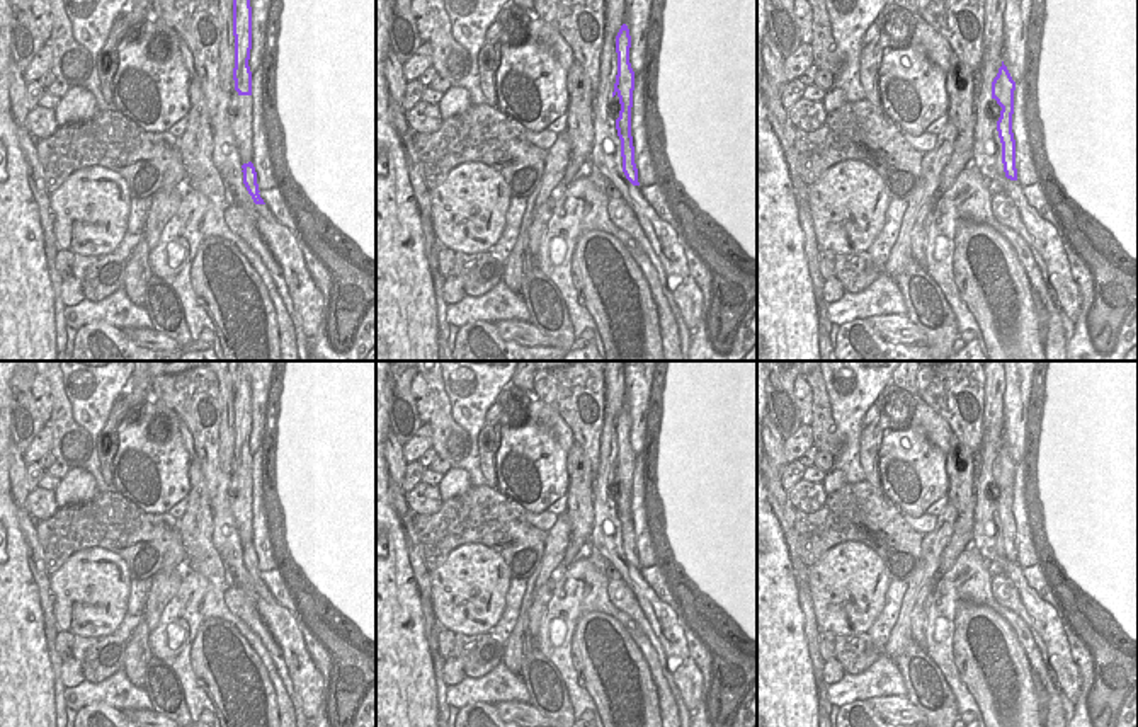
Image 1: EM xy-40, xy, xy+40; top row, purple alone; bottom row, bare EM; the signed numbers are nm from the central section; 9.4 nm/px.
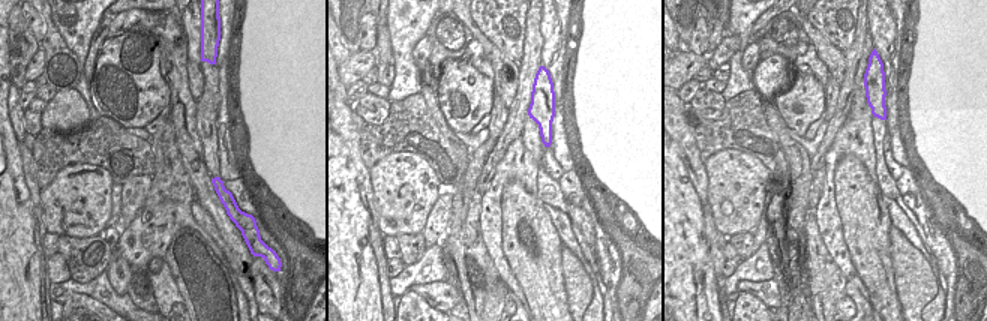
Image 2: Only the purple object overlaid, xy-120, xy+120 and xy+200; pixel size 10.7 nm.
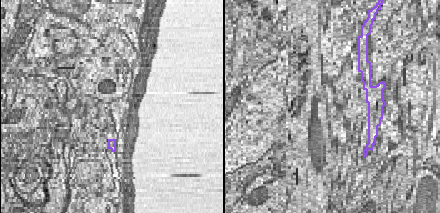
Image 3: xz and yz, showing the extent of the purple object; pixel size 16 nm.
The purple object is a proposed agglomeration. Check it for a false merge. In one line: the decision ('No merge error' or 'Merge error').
Merge error.

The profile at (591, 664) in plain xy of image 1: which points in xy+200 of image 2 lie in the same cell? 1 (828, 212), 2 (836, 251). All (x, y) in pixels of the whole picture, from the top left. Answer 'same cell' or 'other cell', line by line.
1: other cell
2: other cell

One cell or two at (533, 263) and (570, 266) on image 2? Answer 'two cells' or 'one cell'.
two cells

